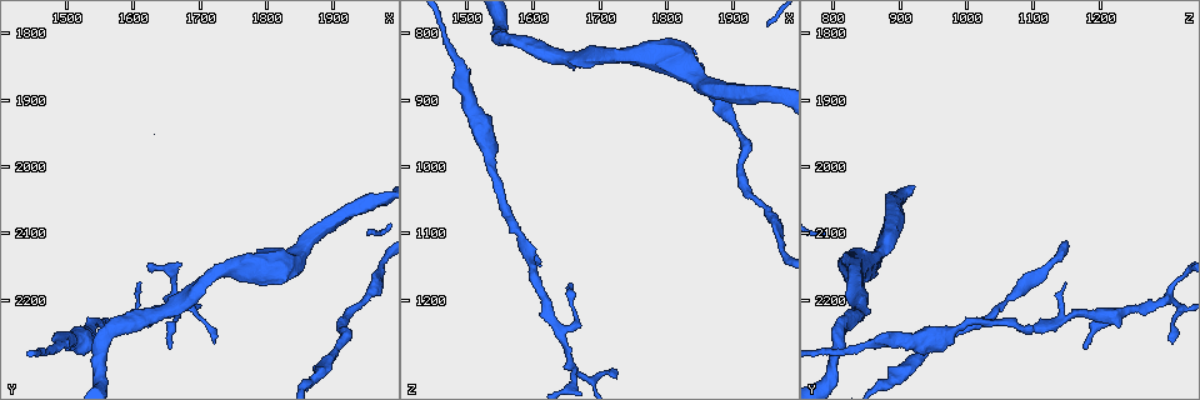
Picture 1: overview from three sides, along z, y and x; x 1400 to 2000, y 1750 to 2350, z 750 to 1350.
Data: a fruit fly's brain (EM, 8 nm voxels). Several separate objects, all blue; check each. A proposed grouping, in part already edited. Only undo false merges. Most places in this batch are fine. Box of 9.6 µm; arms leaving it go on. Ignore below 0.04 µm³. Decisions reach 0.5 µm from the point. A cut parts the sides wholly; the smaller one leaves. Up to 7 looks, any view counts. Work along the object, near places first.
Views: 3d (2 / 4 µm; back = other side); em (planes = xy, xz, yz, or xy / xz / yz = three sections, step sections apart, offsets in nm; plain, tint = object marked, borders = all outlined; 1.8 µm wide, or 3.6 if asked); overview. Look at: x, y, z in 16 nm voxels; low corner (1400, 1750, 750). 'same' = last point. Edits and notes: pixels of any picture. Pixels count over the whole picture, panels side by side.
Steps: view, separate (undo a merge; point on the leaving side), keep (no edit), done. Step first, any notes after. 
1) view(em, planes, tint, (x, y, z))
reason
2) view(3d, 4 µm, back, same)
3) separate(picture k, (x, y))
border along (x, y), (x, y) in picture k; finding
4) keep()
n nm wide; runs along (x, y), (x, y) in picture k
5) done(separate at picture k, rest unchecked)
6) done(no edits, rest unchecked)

view(em, xz, step 16, tint, (1660, 2200, 1305))
branch point

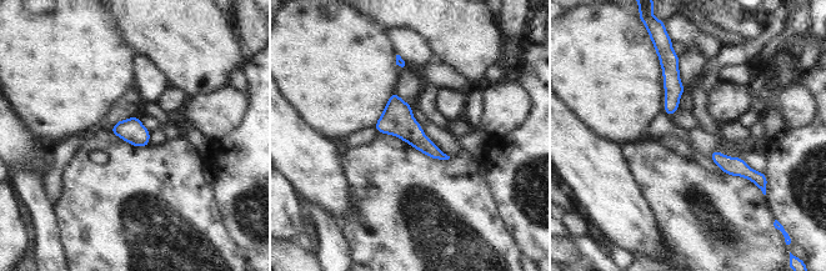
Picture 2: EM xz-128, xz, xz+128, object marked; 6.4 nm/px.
keep()
continuous, no second neuron

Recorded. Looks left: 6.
view(3d, 2 µm, (1900, 2275, 950))
thin neck

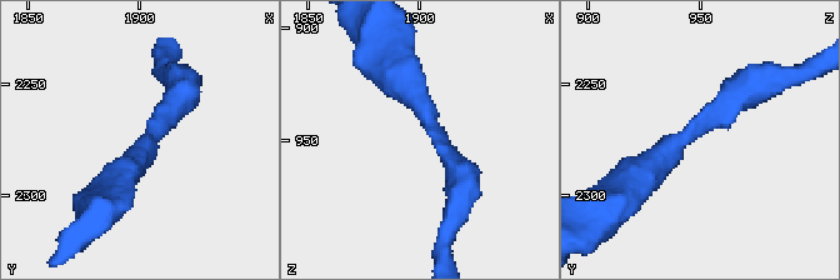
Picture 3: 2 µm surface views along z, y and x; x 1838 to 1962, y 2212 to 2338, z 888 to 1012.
view(em, planes, tint, (1905, 2273, 947))
arms of 220, 280 nm; now the EM

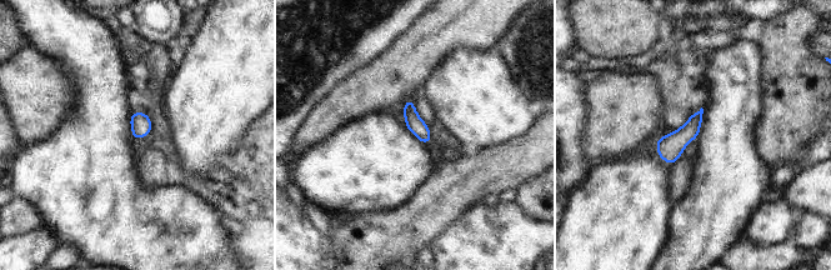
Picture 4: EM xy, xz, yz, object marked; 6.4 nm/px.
keep()
continuous, no second neuron

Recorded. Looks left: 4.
view(3d, 4 µm, (1830, 2150, 850))
thick turns thin

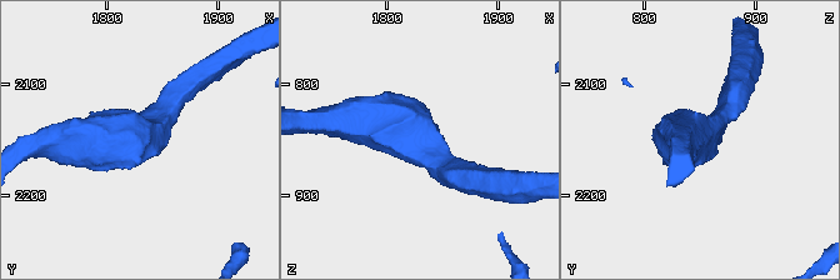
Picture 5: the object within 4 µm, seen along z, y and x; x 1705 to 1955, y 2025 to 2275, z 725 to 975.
view(em, 3.6 µm, planes, borders, (1830, 2148, 846))
now the EM

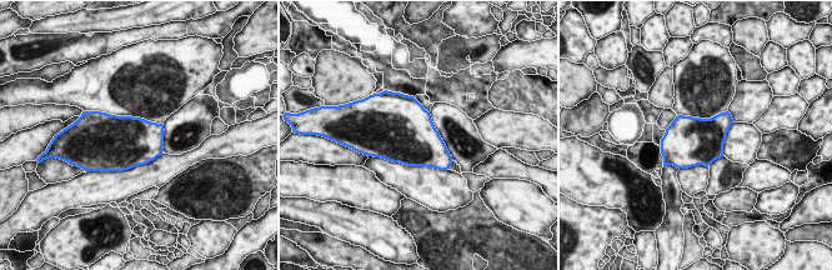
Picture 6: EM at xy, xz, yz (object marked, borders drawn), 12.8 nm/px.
keep()
one neuron here

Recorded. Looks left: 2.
done(no edits, rest unchecked)

